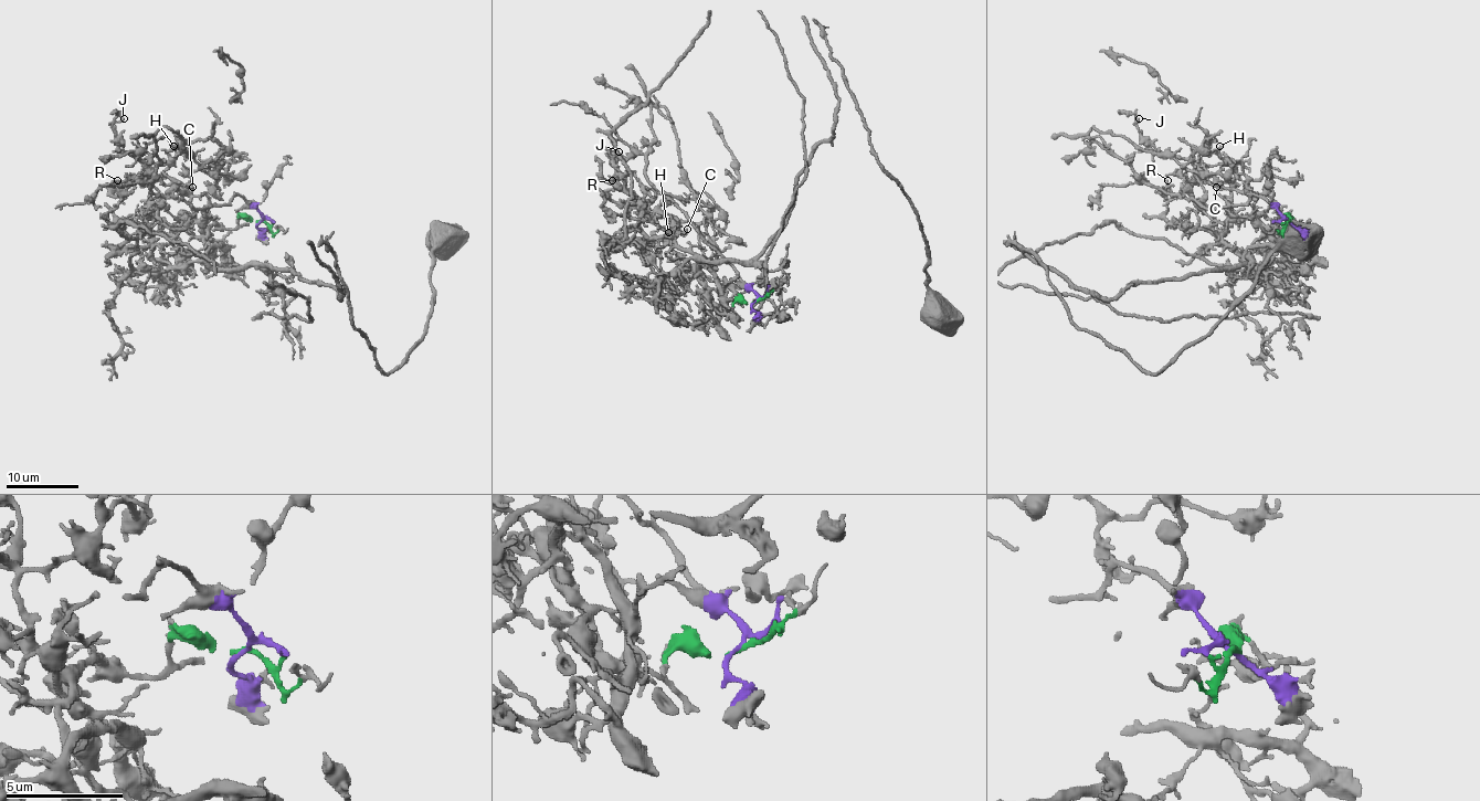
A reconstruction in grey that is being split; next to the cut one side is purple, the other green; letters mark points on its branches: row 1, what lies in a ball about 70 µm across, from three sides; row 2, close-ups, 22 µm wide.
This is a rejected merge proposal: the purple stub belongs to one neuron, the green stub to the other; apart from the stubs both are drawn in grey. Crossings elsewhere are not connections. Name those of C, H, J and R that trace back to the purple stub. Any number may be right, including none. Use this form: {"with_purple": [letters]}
{"with_purple": []}

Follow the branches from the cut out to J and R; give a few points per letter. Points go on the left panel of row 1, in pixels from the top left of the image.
J: (262, 221), (241, 218), (234, 229), (203, 224), (187, 193), (164, 185), (120, 145), (115, 125), (124, 118)
R: (262, 221), (211, 227), (205, 252), (194, 255), (175, 239), (113, 224), (107, 213), (120, 199), (116, 179)

